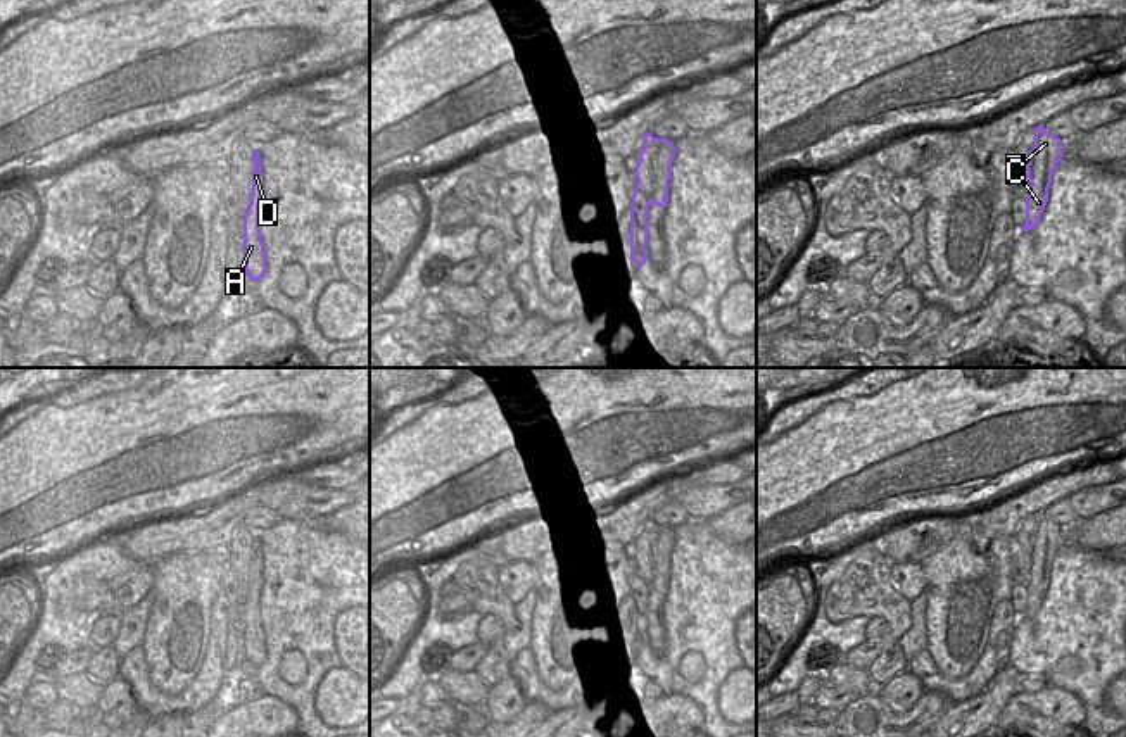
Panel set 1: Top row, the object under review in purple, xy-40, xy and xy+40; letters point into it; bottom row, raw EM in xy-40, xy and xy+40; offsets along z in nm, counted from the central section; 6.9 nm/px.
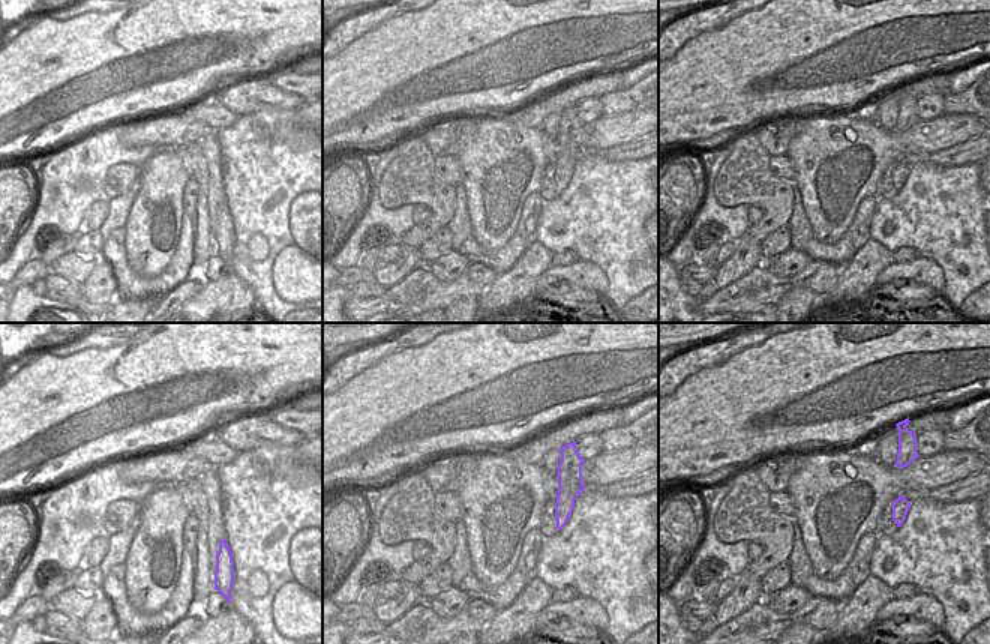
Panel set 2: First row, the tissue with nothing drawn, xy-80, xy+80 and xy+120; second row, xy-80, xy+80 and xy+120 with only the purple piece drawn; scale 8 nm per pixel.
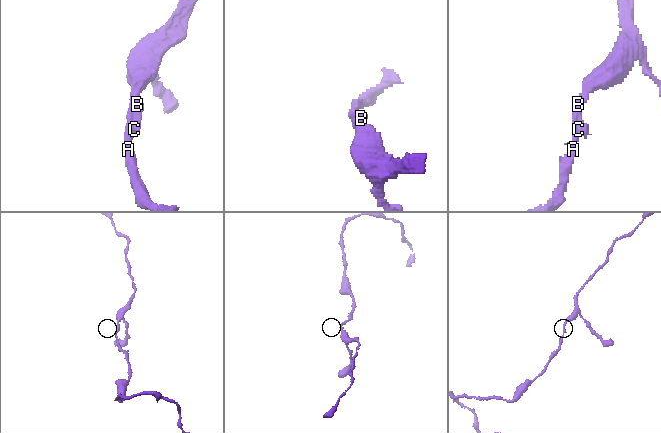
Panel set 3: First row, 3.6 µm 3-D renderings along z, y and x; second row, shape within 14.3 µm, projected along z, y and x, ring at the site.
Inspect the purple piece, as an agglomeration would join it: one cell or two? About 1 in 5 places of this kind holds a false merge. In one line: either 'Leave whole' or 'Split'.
Leave whole

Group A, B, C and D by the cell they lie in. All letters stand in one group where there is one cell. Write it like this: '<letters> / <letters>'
A B C D

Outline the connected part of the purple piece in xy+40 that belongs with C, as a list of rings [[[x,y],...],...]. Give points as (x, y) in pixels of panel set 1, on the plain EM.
[[[1043,513],[1034,516],[1034,533],[1028,539],[1026,557],[1029,566],[1026,585],[1026,611],[1021,618],[1031,618],[1048,589],[1052,561],[1062,545],[1062,526],[1050,521]]]

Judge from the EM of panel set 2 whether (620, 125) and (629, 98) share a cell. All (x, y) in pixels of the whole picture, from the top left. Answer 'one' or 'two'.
two

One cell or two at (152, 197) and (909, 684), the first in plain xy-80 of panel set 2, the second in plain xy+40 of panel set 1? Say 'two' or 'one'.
two

